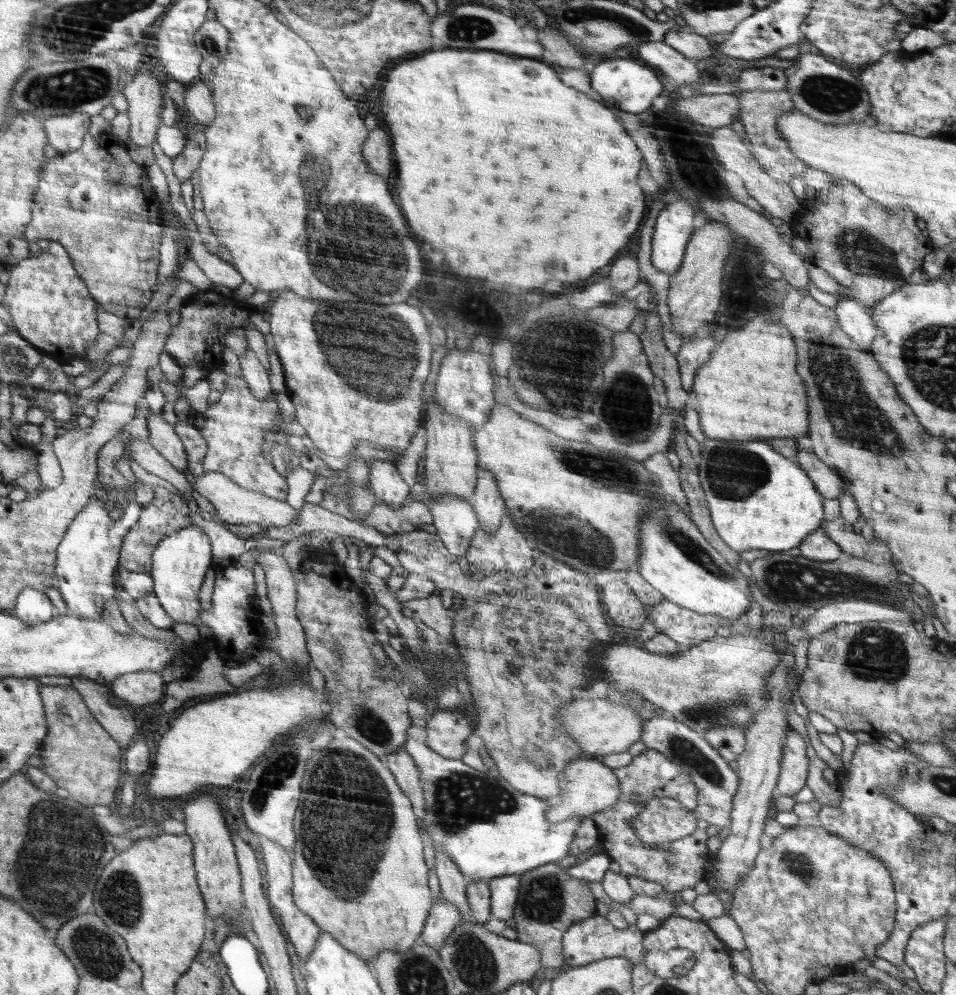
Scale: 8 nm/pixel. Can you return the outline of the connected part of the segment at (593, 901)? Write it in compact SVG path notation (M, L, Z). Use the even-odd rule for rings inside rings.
M556 863L526 871L521 875L518 898L513 919L516 922L517 940L534 945L542 953L542 966L550 975L565 968L562 939L574 924L597 914L597 899L583 878L572 878L566 868ZM528 880L528 882L526 882Z

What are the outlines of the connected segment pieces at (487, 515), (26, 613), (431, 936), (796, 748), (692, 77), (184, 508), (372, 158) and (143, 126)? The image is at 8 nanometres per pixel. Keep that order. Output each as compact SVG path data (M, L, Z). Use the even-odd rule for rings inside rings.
M479 469L478 486L472 496L472 505L479 519L479 528L494 532L507 516L505 500L501 498L495 476L489 470Z
M25 588L19 594L12 612L27 624L40 624L61 616L46 593L35 588Z
M443 896L435 905L436 908L431 908L431 914L428 915L420 939L424 944L431 945L439 951L440 947L447 942L451 932L462 923L463 917L455 904L451 904L451 901L445 900Z
M794 729L785 732L783 755L780 761L780 776L774 790L774 798L798 794L807 784L809 758L806 756L806 743Z
M662 41L640 43L634 50L637 58L660 68L665 76L672 78L679 86L682 85L682 88L686 84L702 82L696 60L684 56L680 51L674 50L674 47Z
M153 487L153 491L155 494L154 498L148 504L140 507L141 515L139 519L136 521L135 526L127 532L123 540L120 564L126 570L131 570L132 572L149 573L152 566L152 555L156 547L169 534L178 532L191 524L192 513L182 497L170 493L164 487Z
M380 122L376 129L373 129L370 136L364 143L363 151L370 166L372 173L379 174L380 177L388 178L390 170L392 170L392 140L386 125Z
M141 66L136 78L127 81L124 96L129 107L129 143L151 146L156 142L156 132L162 120L162 93L158 82L158 66Z

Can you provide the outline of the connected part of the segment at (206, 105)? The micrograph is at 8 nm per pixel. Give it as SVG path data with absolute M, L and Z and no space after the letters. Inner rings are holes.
M197 79L186 84L185 103L189 113L198 120L204 128L215 119L215 106L209 79Z

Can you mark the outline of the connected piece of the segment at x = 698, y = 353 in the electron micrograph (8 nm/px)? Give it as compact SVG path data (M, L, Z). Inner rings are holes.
M707 333L704 338L693 337L689 343L684 343L679 348L677 358L679 377L682 388L690 393L693 391L694 379L697 371L705 362L712 348L718 344L715 333Z

